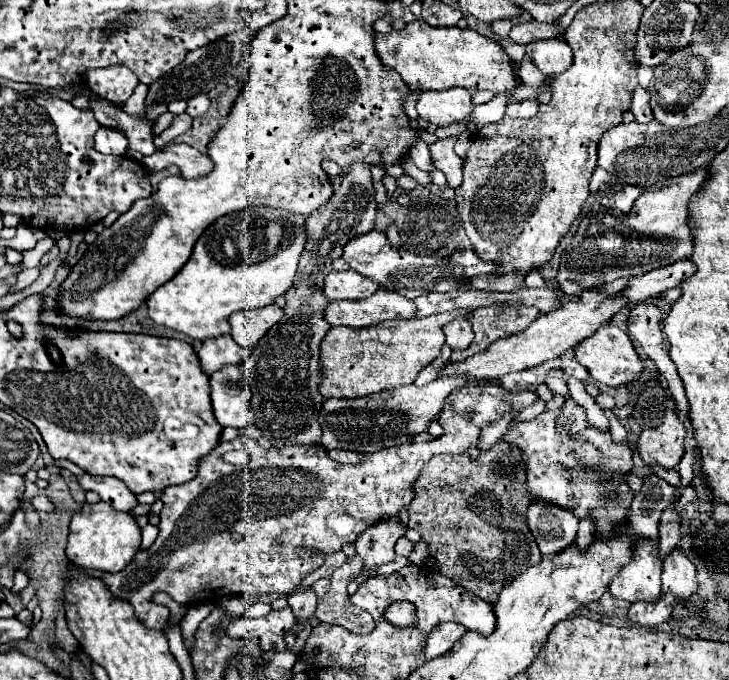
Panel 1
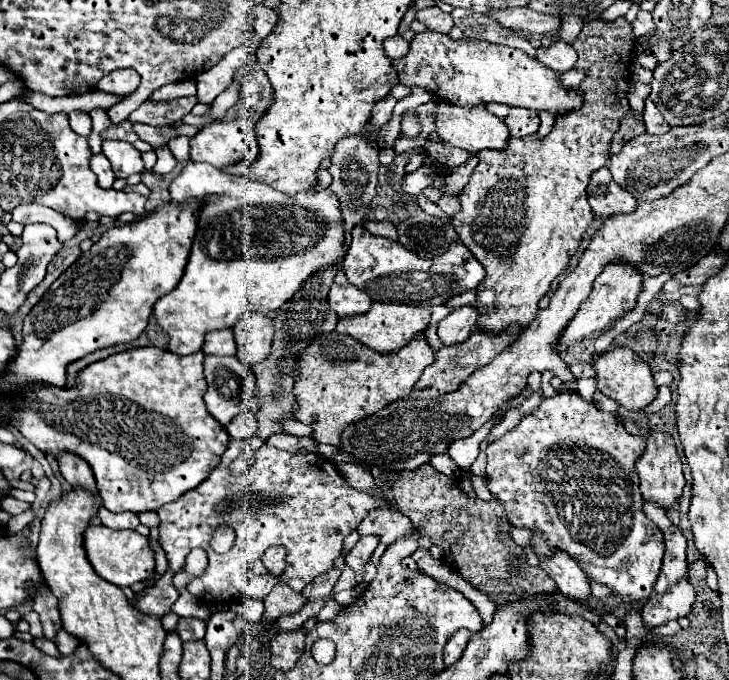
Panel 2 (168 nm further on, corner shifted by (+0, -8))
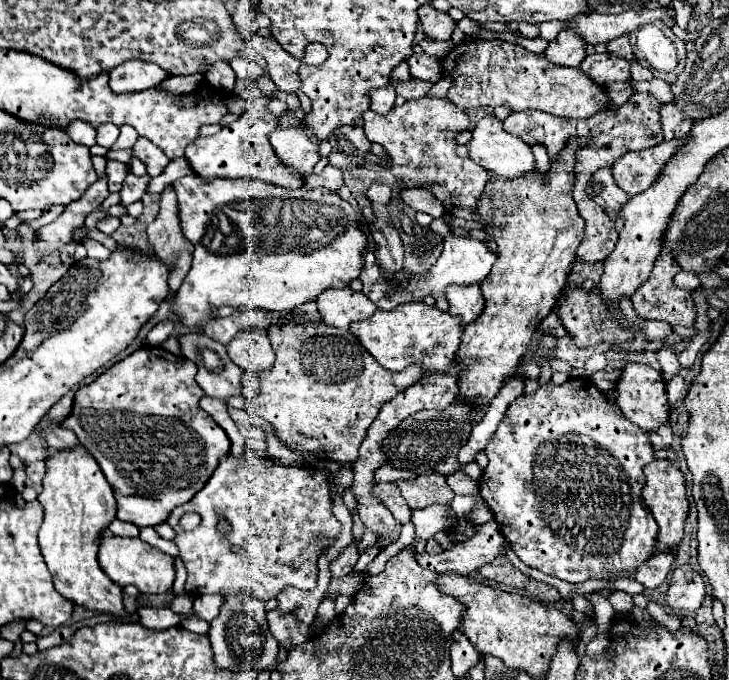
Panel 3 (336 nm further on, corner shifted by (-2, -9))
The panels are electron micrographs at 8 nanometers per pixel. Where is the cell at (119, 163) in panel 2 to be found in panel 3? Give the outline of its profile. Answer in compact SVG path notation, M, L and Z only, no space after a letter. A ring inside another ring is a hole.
M108 161L106 173L108 173L108 191L118 193L122 189L124 177L128 175L128 165L118 163L118 161Z

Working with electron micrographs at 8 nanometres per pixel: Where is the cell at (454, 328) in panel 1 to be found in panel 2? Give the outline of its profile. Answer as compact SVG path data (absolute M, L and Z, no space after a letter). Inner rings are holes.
M462 306L450 312L444 320L438 324L438 336L444 346L454 346L464 342L470 332L476 328L478 314L472 310L472 306Z

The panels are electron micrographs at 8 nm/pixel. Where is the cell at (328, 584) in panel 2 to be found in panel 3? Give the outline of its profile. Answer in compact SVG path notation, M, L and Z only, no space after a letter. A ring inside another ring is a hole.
M352 541L346 549L342 549L342 553L330 563L330 571L332 575L348 575L356 571L356 561L360 557L358 553L358 543L360 541Z

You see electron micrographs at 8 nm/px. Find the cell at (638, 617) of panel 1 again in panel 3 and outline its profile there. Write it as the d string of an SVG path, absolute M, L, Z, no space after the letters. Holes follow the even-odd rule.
M682 565L682 567L676 567L670 577L666 605L670 609L696 611L704 601L704 593L706 593L706 587L704 587L702 575L696 573L692 567Z

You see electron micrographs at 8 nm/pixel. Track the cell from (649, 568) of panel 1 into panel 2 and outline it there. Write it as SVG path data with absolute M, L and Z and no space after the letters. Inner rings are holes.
M560 392L556 394L554 398L544 398L540 402L540 408L530 414L530 416L522 416L520 424L510 430L506 436L502 436L500 440L494 440L492 444L488 444L486 448L486 454L488 454L488 470L486 470L486 480L488 480L488 490L500 498L504 502L504 508L506 508L506 514L508 514L508 520L522 528L532 528L536 532L534 536L534 548L538 554L542 556L548 556L554 548L564 548L568 550L568 554L572 554L572 558L580 564L580 568L590 576L594 578L596 582L604 584L610 588L612 594L620 596L624 602L634 602L634 600L644 600L652 594L654 590L654 584L658 580L658 574L660 574L660 566L662 566L662 556L664 556L664 536L660 532L660 528L650 522L644 512L642 512L642 494L638 490L638 474L636 474L636 468L634 468L634 462L638 460L638 456L644 452L644 446L646 446L646 438L644 436L632 436L626 432L626 428L616 420L616 414L610 414L610 412L602 412L598 410L594 404L588 404L584 402L576 392Z

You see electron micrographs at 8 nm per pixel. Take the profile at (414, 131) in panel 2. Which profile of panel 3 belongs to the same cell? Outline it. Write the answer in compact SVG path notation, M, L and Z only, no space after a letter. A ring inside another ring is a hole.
M408 79L406 83L392 83L392 87L396 89L398 95L406 97L406 99L420 99L424 95L428 95L428 91L434 87L428 81L420 81L420 79Z

